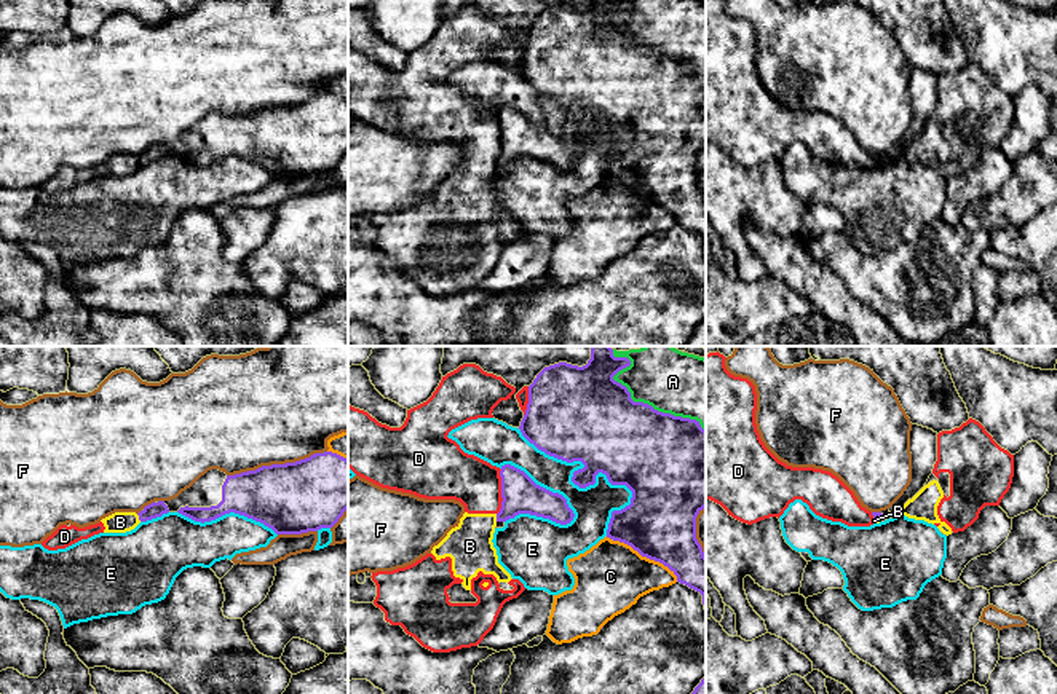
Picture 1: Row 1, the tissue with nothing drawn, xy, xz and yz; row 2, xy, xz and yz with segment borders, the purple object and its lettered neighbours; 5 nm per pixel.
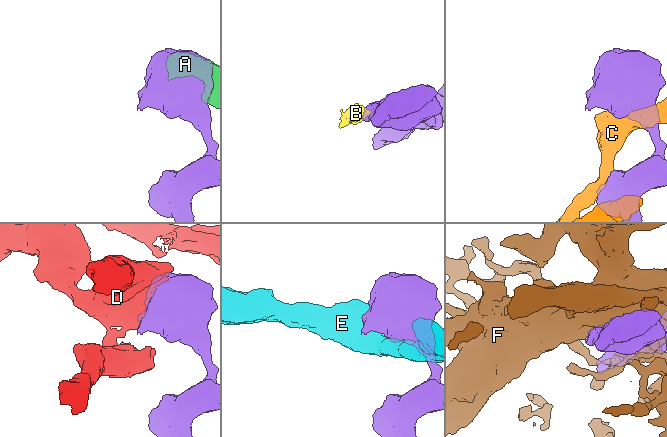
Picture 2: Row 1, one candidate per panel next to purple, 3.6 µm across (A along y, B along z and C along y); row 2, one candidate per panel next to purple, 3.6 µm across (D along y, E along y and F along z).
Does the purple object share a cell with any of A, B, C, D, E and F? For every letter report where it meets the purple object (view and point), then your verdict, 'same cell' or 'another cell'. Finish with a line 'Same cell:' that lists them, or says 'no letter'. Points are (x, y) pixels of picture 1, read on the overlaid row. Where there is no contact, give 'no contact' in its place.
A: xz (637, 402) | another cell
B: xy (139, 517) | another cell
C: xz (647, 557) | another cell
D: xz (502, 492) | another cell
E: xz (588, 485) | another cell
F: xy (277, 465) | another cell
Same cell: no letter

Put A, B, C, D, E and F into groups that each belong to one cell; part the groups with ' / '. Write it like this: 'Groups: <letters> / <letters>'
Groups: A / B D / C / E / F

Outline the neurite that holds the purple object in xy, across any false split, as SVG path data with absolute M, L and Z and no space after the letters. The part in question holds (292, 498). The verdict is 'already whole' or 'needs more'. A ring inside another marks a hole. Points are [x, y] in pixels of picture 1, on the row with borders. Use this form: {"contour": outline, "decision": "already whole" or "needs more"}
{"contour": "M324 451L235 475L211 469L177 498L155 501L137 515L147 522L179 512L204 523L235 512L276 534L302 534L332 528L346 509L348 459Z", "decision": "needs more"}

